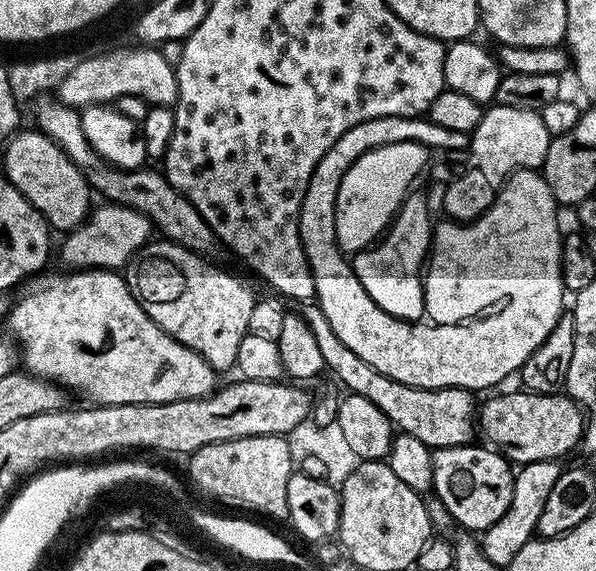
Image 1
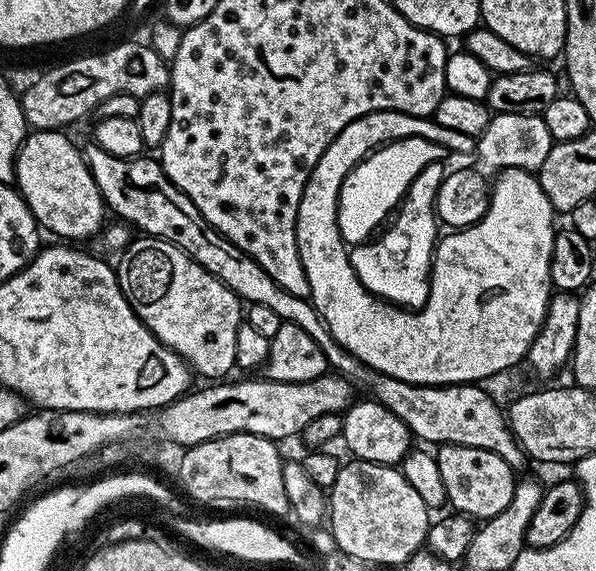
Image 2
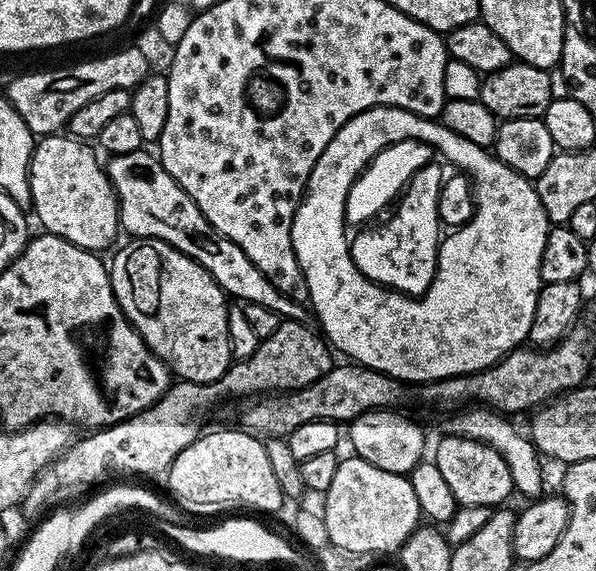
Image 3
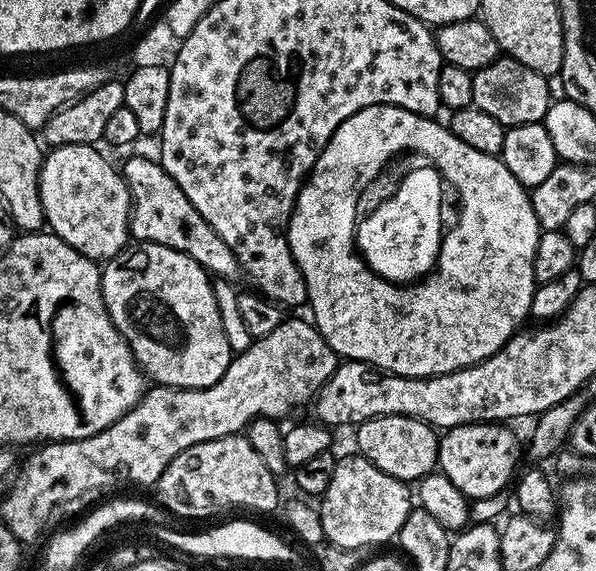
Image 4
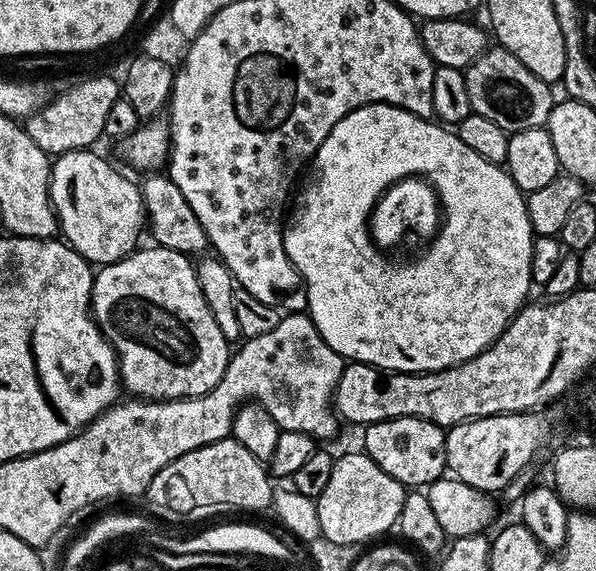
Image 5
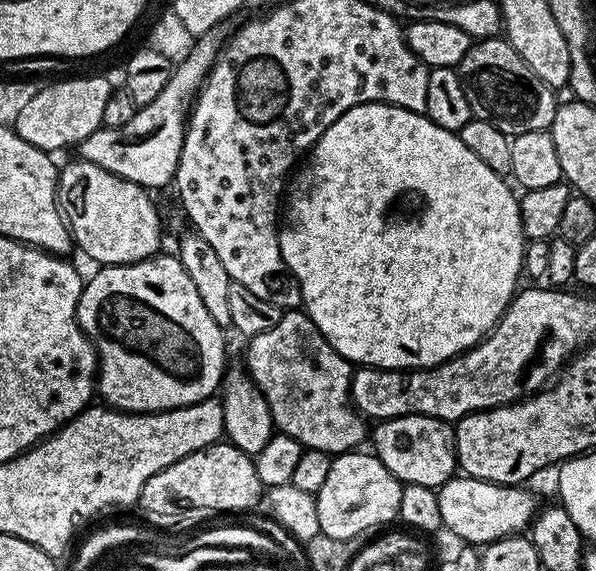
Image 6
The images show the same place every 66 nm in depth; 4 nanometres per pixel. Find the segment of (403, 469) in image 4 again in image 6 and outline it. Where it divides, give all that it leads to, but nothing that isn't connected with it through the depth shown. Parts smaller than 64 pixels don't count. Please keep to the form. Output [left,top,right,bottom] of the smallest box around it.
[371,415,457,489]

